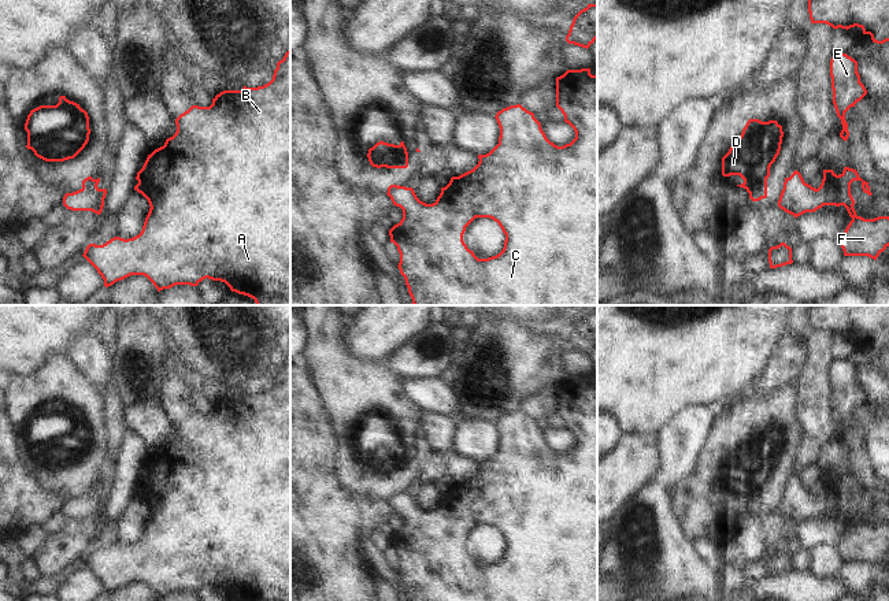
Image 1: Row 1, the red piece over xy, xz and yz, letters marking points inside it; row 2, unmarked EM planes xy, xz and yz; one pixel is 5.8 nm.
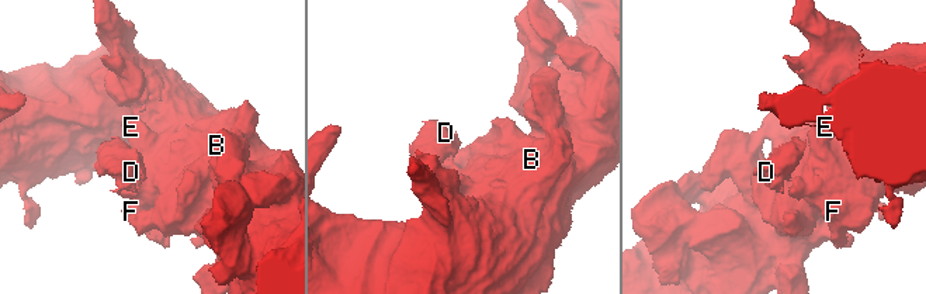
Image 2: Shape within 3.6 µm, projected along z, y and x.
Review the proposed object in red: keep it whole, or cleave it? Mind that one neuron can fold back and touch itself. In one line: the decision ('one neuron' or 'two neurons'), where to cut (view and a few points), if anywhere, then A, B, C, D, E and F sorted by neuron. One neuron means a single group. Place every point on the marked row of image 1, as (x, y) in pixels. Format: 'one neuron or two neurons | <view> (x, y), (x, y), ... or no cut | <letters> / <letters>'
two neurons | xy (93, 180), (82, 188) | A B C E F / D

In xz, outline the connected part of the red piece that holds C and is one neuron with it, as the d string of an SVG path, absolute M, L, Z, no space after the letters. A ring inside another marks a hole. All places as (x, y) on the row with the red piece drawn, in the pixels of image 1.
M590 68L567 70L556 78L556 107L564 115L564 122L574 131L575 138L563 146L551 142L541 129L541 123L534 114L521 104L510 105L496 114L500 127L499 144L486 155L478 155L478 164L459 175L452 177L433 204L421 201L412 188L396 186L386 194L393 205L403 209L403 219L389 230L390 242L400 253L399 270L405 279L408 293L414 305L597 305L597 75L590 74ZM475 218L490 218L499 223L505 234L503 251L488 259L478 259L463 241L466 227Z

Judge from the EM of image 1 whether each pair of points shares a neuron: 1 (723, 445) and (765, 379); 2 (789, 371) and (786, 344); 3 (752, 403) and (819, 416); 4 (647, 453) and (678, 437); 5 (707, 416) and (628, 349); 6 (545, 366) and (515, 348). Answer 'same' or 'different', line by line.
1: different
2: same
3: different
4: different
5: different
6: same

